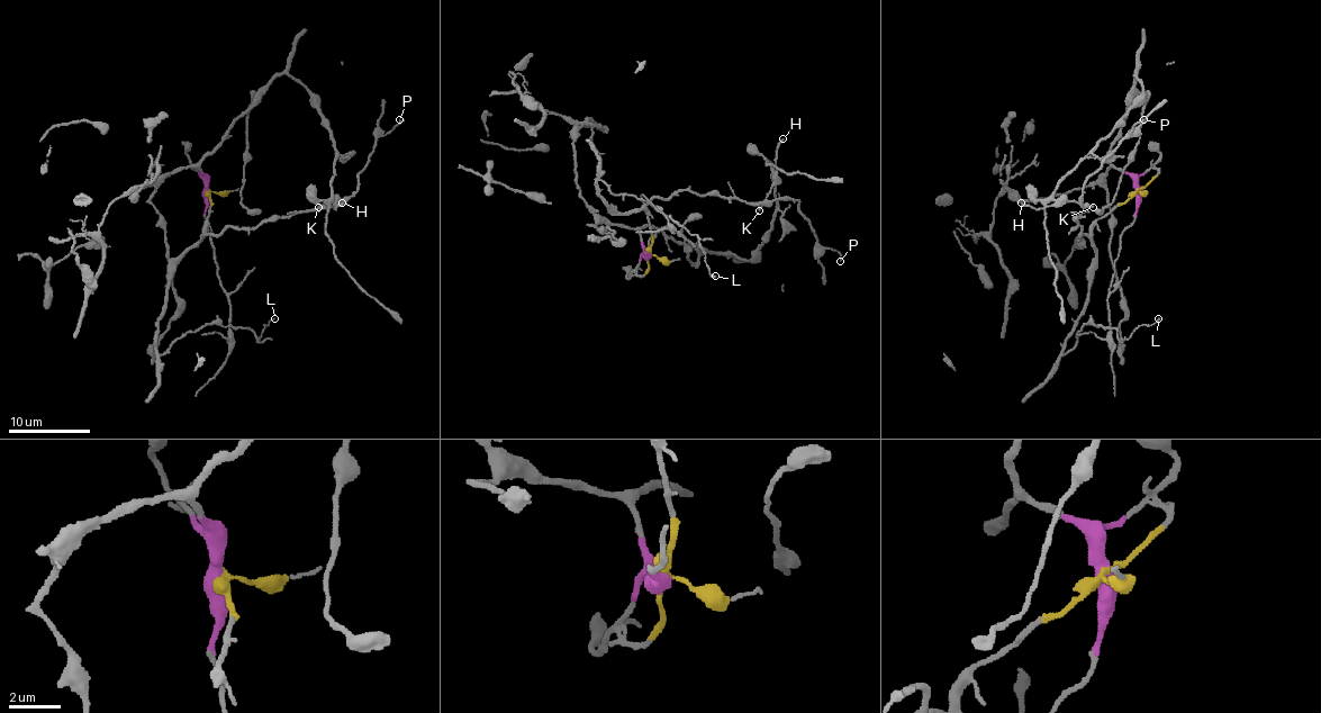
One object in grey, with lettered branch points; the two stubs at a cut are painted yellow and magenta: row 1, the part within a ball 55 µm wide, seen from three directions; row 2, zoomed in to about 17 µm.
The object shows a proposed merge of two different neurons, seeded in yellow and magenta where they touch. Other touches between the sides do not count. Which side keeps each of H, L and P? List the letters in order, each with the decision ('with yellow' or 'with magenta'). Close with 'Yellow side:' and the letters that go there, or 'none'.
H: with magenta
L: with yellow
P: with yellow
Yellow side: L, P

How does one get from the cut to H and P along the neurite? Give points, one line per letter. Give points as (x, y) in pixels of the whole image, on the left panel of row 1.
H: (208, 191), (199, 164), (276, 79), (289, 74), (301, 84), (334, 142), (331, 184), (336, 209), (343, 202)
P: (208, 191), (206, 234), (336, 207), (356, 184), (376, 140), (400, 119)

